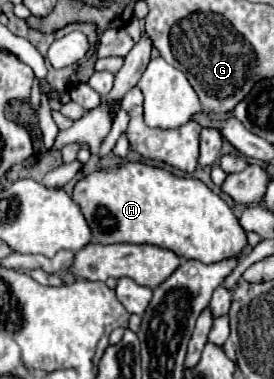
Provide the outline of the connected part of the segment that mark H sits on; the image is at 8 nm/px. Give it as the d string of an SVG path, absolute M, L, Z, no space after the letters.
M142 162L122 164L116 172L102 170L84 176L74 186L72 200L80 206L90 230L92 242L98 244L152 244L172 250L184 260L198 260L202 264L214 264L220 260L236 258L246 248L246 232L230 206L214 194L204 182L196 178L180 178L164 168L154 168Z

